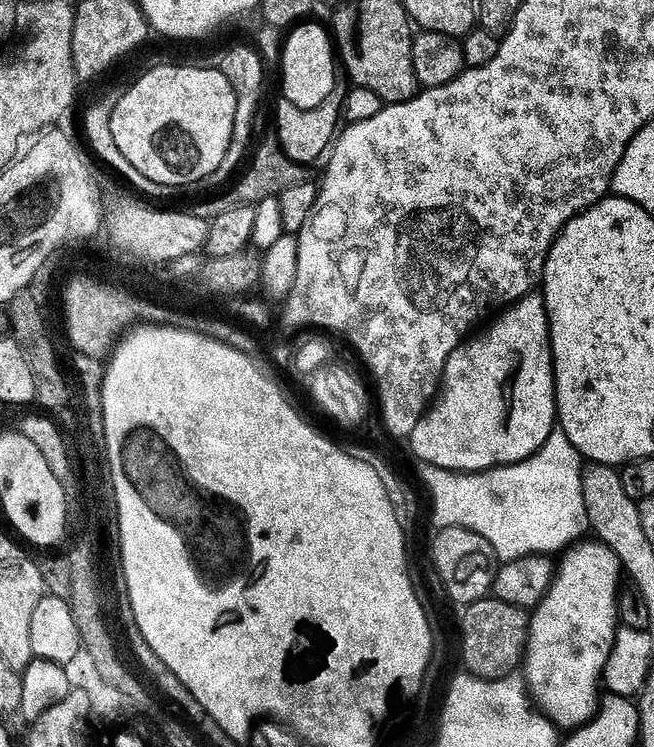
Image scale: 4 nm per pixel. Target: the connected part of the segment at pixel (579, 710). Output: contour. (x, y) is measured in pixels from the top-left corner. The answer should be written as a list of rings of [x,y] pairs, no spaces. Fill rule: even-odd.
[[[584,543],[569,547],[559,557],[556,579],[528,621],[528,650],[522,665],[523,671],[528,671],[526,683],[533,701],[560,730],[581,728],[596,715],[602,703],[602,685],[618,631],[618,605],[622,591],[620,562],[605,544]]]

